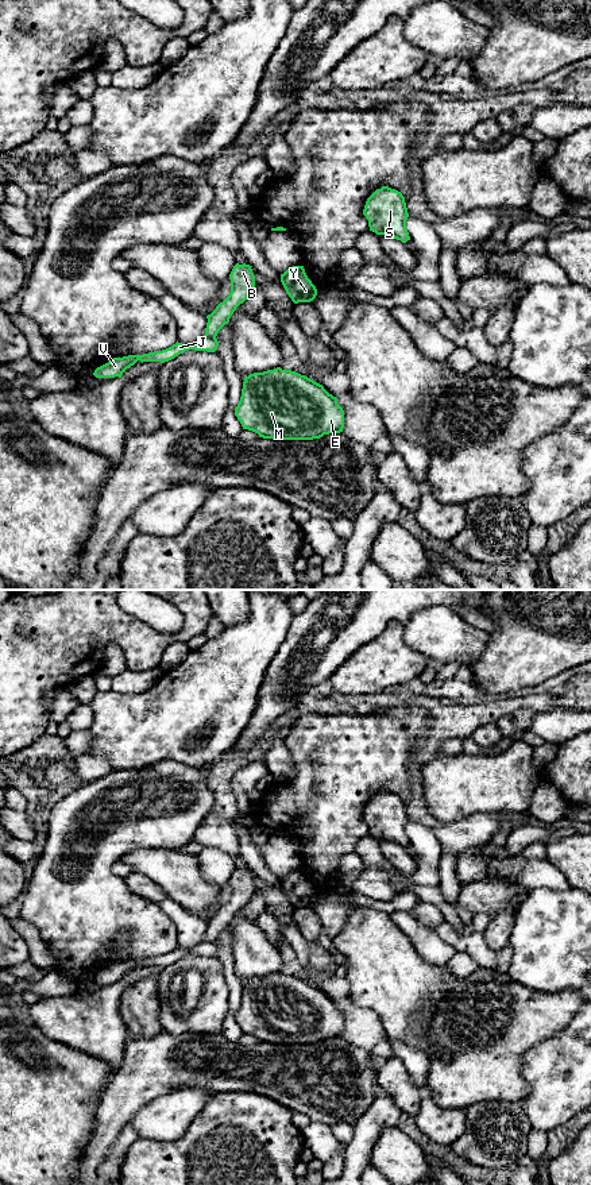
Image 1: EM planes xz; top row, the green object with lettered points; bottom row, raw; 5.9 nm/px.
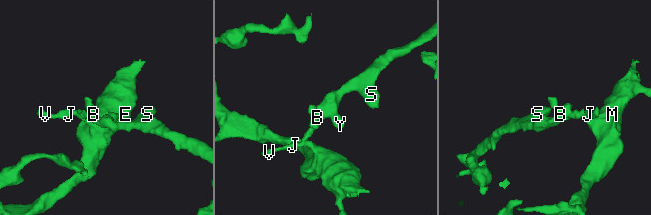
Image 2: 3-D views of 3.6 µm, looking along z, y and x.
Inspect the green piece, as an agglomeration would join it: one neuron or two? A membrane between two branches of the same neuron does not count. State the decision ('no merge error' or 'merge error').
merge error

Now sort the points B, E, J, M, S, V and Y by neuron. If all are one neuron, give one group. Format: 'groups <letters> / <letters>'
groups B S Y / E J M V

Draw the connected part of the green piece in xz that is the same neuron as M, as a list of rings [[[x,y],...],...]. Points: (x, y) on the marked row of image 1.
[[[277,367],[244,378],[235,416],[263,439],[313,440],[340,433],[344,410],[322,385]]]

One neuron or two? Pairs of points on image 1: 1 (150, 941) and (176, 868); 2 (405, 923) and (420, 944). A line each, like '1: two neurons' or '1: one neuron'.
1: two neurons
2: one neuron

